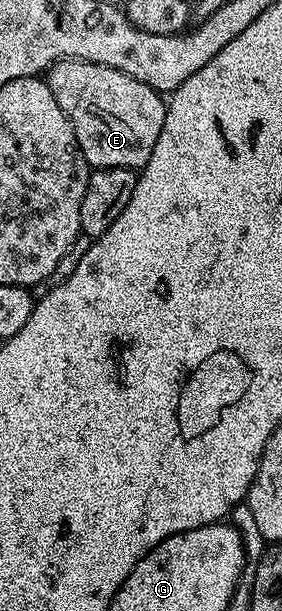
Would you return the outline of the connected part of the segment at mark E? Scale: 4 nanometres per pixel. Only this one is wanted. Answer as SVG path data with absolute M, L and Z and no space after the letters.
M63 59L47 68L45 78L57 105L69 117L85 161L92 168L129 167L141 169L161 137L167 105L164 96L149 85L100 63Z

